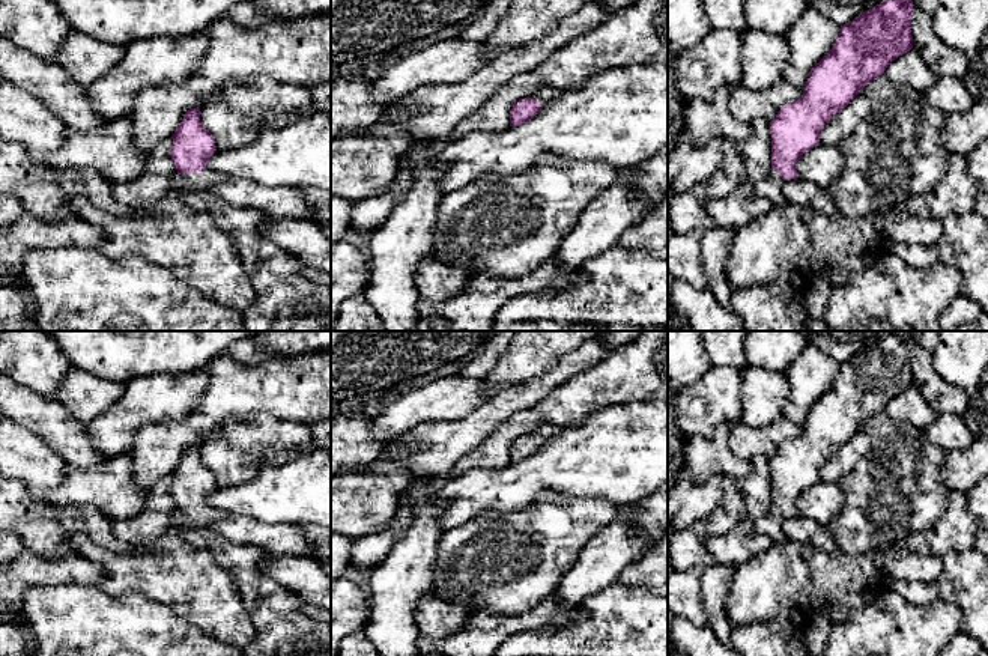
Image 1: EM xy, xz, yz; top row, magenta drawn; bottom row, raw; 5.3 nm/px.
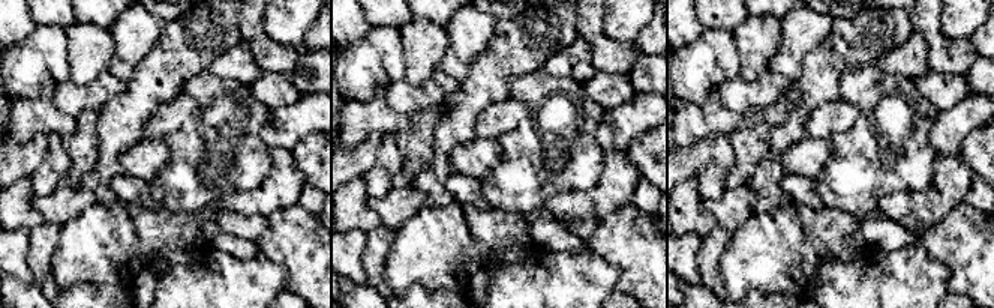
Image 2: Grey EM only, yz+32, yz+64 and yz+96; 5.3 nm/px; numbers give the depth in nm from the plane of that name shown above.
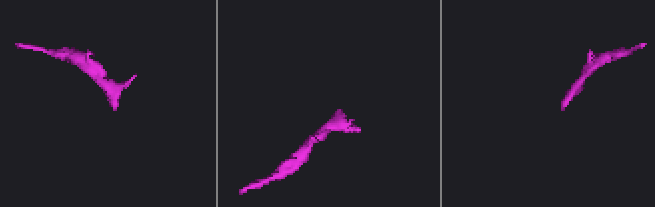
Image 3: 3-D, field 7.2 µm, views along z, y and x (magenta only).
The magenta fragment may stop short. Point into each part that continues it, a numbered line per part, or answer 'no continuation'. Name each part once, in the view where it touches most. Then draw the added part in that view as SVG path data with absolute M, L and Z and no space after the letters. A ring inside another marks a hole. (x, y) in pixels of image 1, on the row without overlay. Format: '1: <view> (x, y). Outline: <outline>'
1: xy (281, 628). Outline: M205 506L191 512L176 512L171 525L185 542L208 549L235 581L254 626L254 639L241 648L242 656L331 656L331 626L308 617L304 612L307 602L302 597L259 570L259 563L268 552L232 543L214 530L214 525L227 516L224 510Z

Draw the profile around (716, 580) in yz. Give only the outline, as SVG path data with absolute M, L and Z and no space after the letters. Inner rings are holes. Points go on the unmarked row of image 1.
M714 563L702 569L701 575L701 602L707 614L707 623L714 635L728 644L732 624L726 615L726 596L731 591L731 582L735 567Z

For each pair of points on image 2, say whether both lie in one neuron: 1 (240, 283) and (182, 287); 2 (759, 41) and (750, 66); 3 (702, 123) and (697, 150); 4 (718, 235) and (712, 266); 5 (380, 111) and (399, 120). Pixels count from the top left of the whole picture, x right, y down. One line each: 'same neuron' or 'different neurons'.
1: same neuron
2: same neuron
3: different neurons
4: same neuron
5: same neuron

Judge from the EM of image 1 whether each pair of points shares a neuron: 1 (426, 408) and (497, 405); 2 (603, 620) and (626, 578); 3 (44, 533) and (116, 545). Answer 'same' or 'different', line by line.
1: different
2: different
3: same

